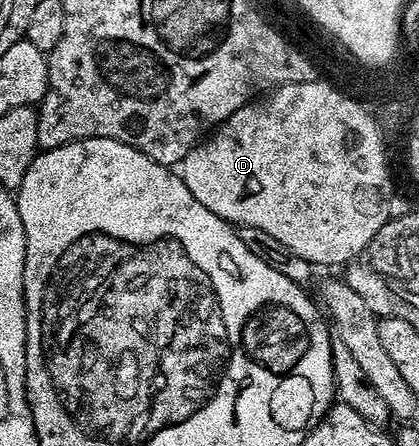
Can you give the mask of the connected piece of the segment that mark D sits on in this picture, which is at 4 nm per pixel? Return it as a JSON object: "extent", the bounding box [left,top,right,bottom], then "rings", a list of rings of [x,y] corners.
{"extent":[178,79,394,267],"rings":[[[317,79],[310,82],[302,82],[297,85],[281,85],[269,92],[263,99],[253,99],[247,105],[243,105],[234,115],[227,117],[222,124],[217,125],[207,137],[201,140],[199,145],[191,149],[184,156],[184,160],[178,166],[180,178],[186,183],[190,195],[206,207],[206,211],[214,211],[233,227],[245,225],[246,227],[258,227],[266,231],[266,235],[274,235],[282,247],[294,251],[302,259],[306,259],[313,267],[320,265],[341,265],[347,266],[355,262],[356,257],[367,250],[368,245],[378,235],[380,228],[390,219],[388,213],[388,201],[394,194],[392,188],[392,173],[388,170],[388,153],[376,137],[375,129],[371,125],[362,126],[356,112],[349,110],[346,103],[342,103],[338,91],[327,80]]]}

